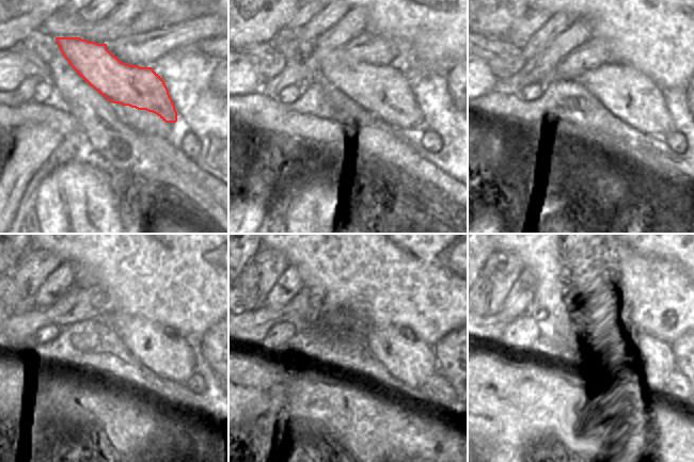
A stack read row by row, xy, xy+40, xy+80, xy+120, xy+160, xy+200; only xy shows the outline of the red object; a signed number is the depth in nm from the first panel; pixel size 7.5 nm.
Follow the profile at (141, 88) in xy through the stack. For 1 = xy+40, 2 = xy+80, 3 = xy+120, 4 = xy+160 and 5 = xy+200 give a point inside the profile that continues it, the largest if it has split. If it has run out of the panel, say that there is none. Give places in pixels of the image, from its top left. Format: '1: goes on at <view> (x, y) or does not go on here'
1: goes on at xy+40 (384, 91)
2: goes on at xy+80 (628, 94)
3: goes on at xy+120 (167, 353)
4: goes on at xy+160 (408, 359)
5: goes on at xy+200 (648, 363)

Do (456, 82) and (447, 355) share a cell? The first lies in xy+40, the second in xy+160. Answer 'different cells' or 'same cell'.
same cell

